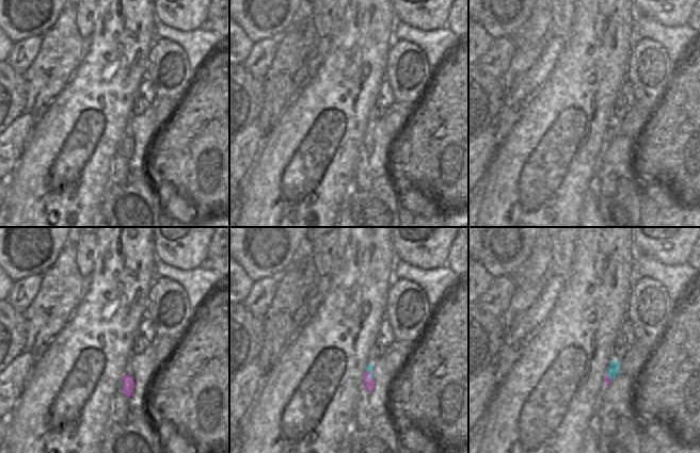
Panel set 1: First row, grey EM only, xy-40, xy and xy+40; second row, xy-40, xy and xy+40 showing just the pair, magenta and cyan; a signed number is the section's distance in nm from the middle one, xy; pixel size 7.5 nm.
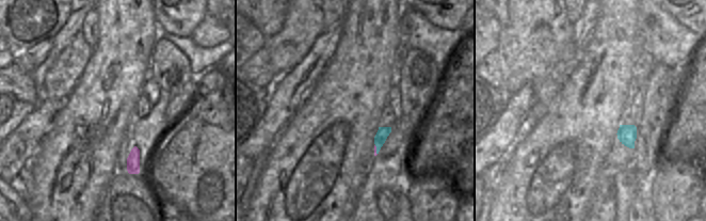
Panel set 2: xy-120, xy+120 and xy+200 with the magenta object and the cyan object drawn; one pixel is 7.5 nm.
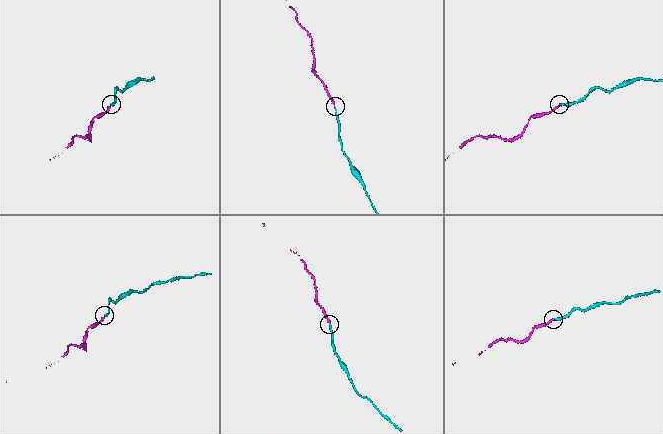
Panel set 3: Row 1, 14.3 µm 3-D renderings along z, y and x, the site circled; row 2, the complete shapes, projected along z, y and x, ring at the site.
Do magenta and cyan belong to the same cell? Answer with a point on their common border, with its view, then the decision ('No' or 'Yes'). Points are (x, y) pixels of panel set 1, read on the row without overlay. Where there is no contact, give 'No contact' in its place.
Touches magenta at xy (369, 135). Yes.

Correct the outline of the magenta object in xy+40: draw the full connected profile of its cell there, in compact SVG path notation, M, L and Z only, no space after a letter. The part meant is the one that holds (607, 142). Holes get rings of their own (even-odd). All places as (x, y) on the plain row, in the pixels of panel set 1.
M614 122L606 131L605 147L608 147L620 134L620 122Z

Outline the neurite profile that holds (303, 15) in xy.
M305 4L304 7L298 12L296 16L296 22L295 26L307 21L311 18L311 4Z

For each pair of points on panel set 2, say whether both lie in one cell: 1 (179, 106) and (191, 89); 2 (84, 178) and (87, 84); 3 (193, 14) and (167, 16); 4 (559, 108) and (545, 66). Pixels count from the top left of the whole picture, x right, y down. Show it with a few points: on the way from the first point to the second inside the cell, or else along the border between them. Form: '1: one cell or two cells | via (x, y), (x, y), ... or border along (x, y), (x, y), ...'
1: one cell | via (181, 101), (188, 93)
2: one cell | via (84, 155), (96, 138), (94, 133), (94, 108)
3: one cell | via (187, 14), (174, 14)
4: two cells | border along (570, 75), (542, 117)

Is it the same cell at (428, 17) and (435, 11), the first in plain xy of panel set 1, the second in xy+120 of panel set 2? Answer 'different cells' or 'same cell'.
same cell

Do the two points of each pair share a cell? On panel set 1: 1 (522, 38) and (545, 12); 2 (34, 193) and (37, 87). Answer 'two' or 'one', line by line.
1: one
2: two

